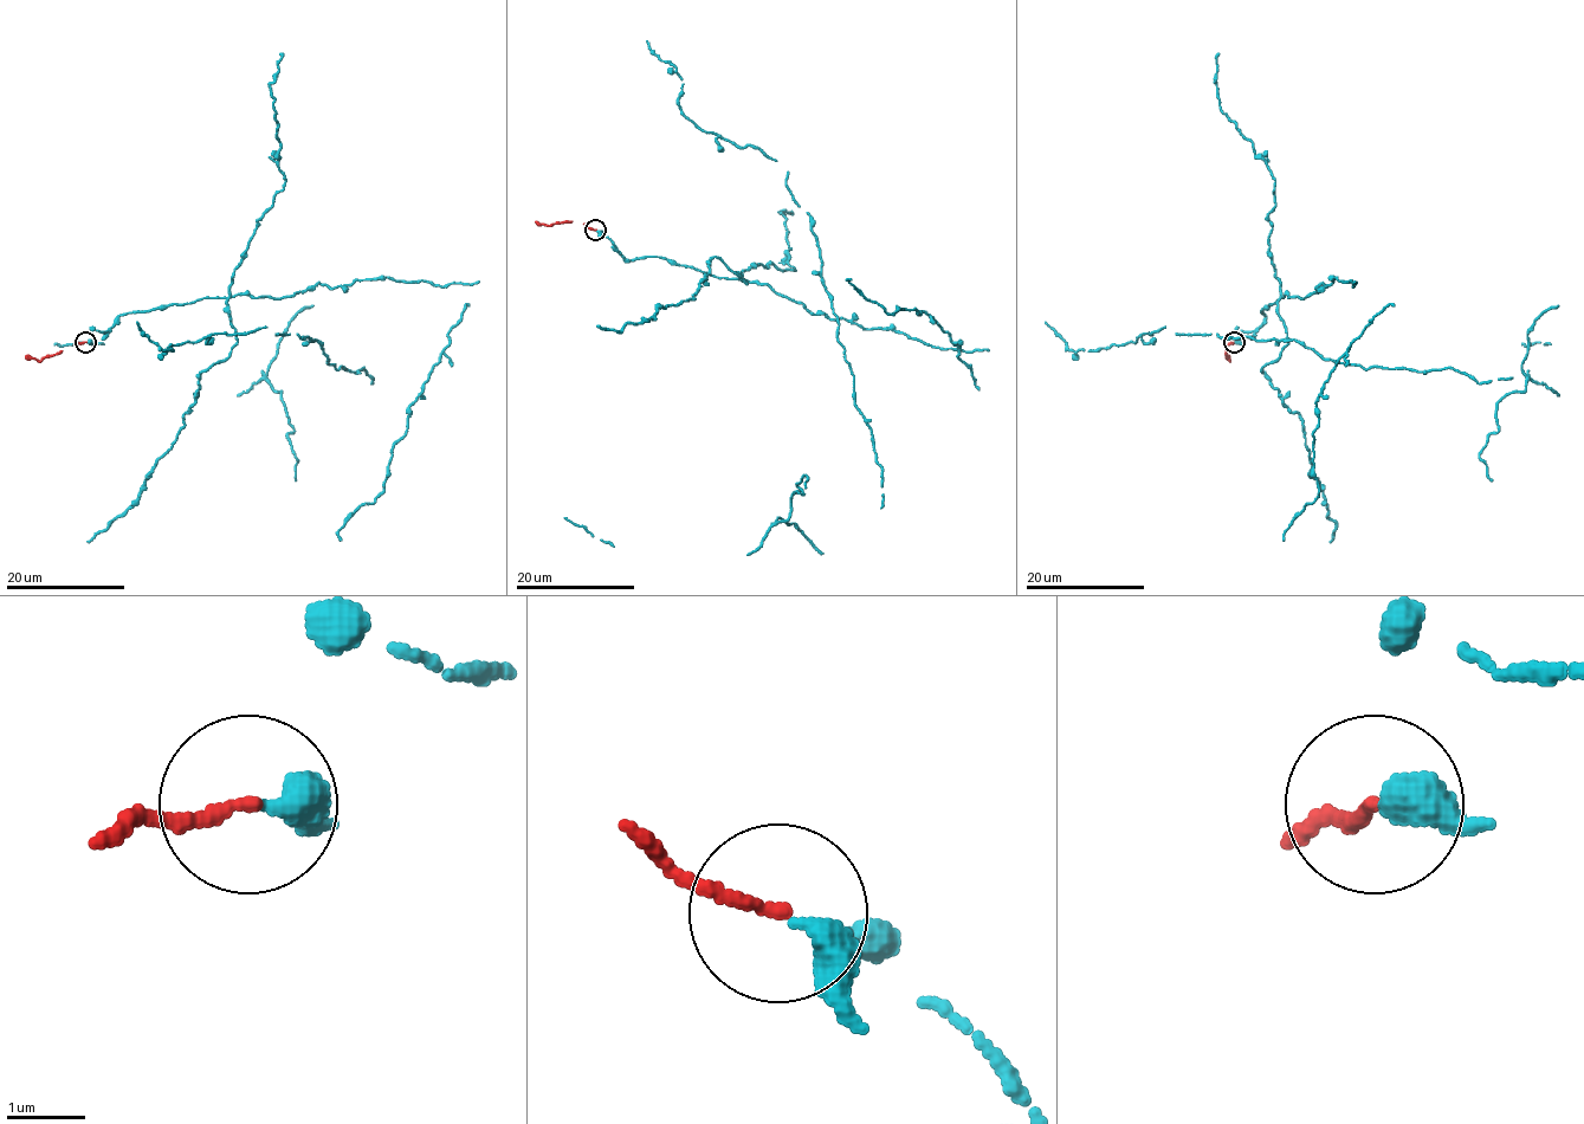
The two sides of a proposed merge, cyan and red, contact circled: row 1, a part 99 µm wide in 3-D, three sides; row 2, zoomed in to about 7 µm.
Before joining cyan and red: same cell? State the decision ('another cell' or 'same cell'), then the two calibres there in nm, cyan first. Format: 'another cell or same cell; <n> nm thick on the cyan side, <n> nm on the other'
same cell; 420 nm thick on the cyan side, 160 nm on the other

